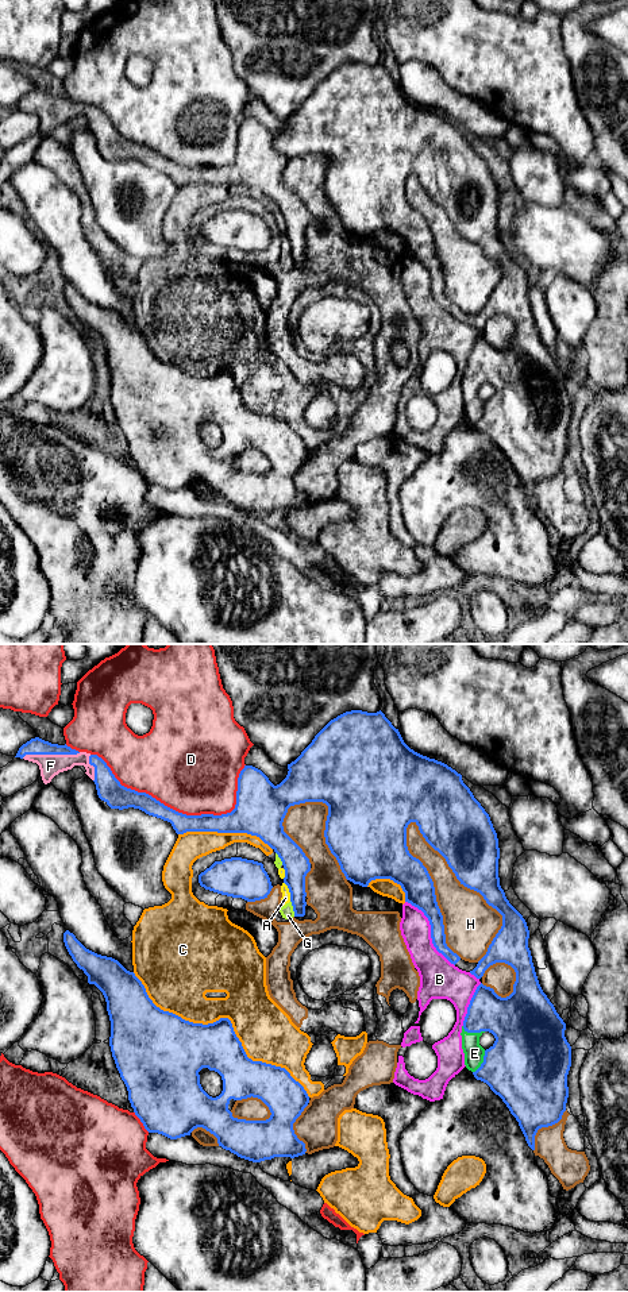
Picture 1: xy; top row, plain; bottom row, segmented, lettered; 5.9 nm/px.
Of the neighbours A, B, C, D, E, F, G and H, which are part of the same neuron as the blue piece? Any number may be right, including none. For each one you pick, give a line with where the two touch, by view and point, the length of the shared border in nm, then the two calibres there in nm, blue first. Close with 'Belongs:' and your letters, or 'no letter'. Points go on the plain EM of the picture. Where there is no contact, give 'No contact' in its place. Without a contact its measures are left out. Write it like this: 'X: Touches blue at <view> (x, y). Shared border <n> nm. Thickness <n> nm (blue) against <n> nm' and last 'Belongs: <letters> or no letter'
E: Touches blue at xy (473, 384). Shared border 140 nm. Thickness 300 nm (blue) against 120 nm
F: Touches blue at xy (50, 105). Shared border 360 nm. Thickness 100 nm (blue) against 130 nm
Belongs: E, F

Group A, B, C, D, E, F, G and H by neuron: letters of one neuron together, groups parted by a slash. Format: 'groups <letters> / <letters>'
groups A B C G / D / E F / H

